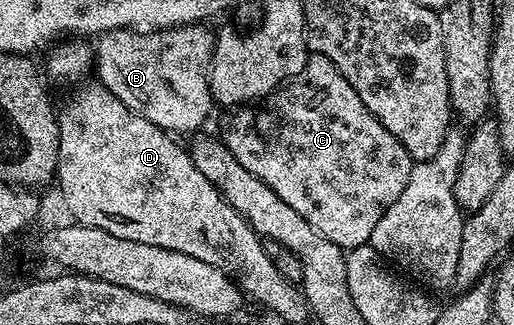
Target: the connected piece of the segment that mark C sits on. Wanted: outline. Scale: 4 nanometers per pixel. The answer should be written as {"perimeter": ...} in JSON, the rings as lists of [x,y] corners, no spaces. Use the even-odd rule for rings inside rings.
{"perimeter":[[[311,53],[307,59],[307,66],[299,72],[298,79],[282,86],[274,94],[273,100],[277,108],[283,112],[283,122],[279,125],[279,134],[275,141],[267,145],[265,138],[259,134],[255,126],[254,108],[239,107],[231,117],[231,126],[227,129],[225,143],[229,151],[253,175],[257,175],[281,199],[292,203],[301,203],[302,208],[309,214],[313,227],[325,235],[325,239],[333,239],[348,251],[370,242],[373,227],[385,215],[393,203],[405,191],[405,183],[409,183],[411,166],[413,164],[409,151],[389,131],[385,131],[383,124],[361,103],[361,95],[353,91],[349,79],[337,71],[337,67],[329,59],[319,53]]]}

